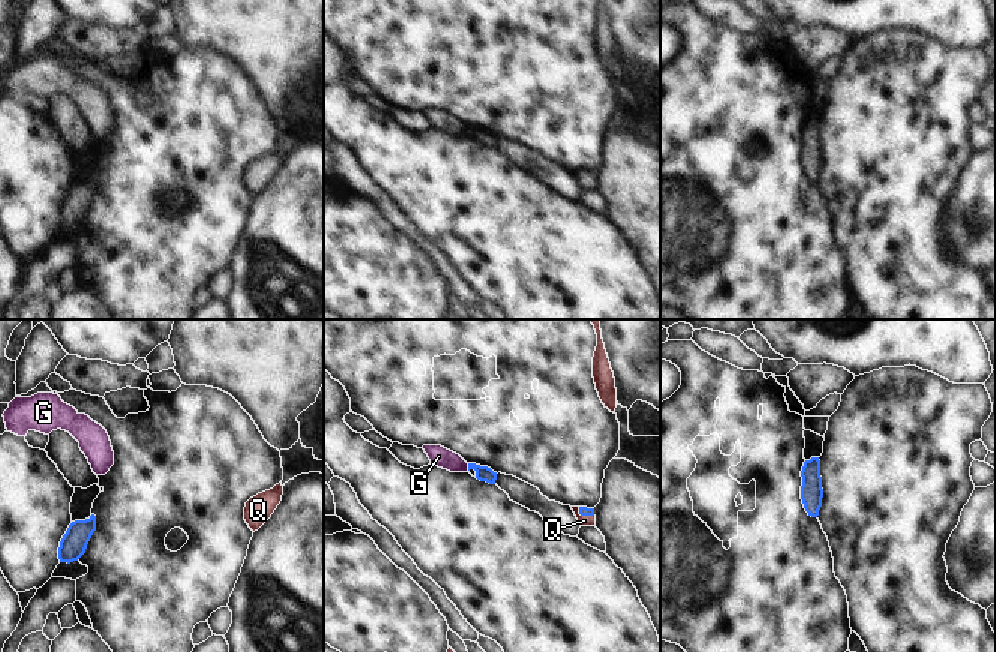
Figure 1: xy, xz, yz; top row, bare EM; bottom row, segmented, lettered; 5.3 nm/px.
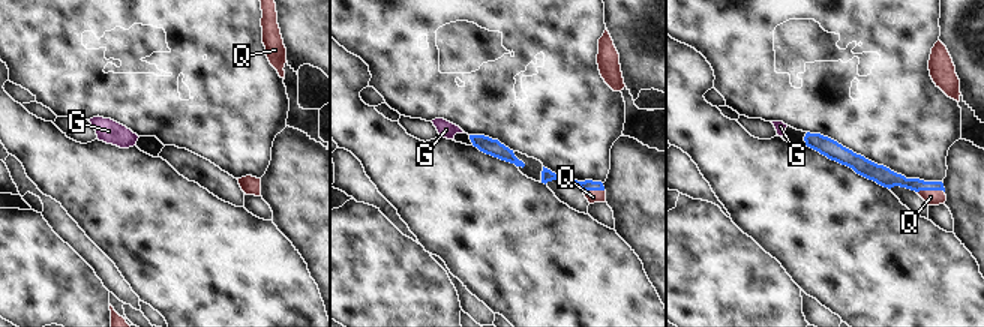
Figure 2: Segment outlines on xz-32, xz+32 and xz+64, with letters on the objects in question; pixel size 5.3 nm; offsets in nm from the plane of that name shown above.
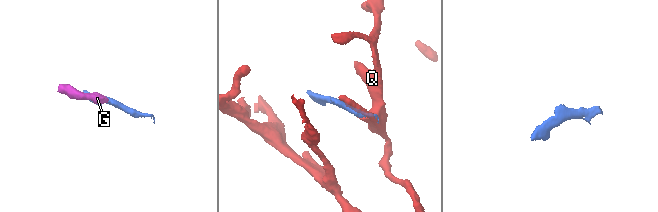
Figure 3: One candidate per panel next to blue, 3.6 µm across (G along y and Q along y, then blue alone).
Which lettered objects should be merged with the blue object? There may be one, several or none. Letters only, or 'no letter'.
Q

